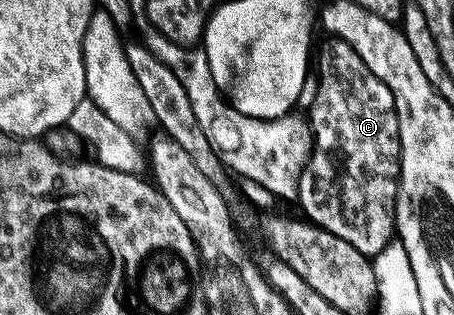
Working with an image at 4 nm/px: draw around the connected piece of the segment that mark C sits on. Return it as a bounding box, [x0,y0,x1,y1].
[296,41,400,257]

